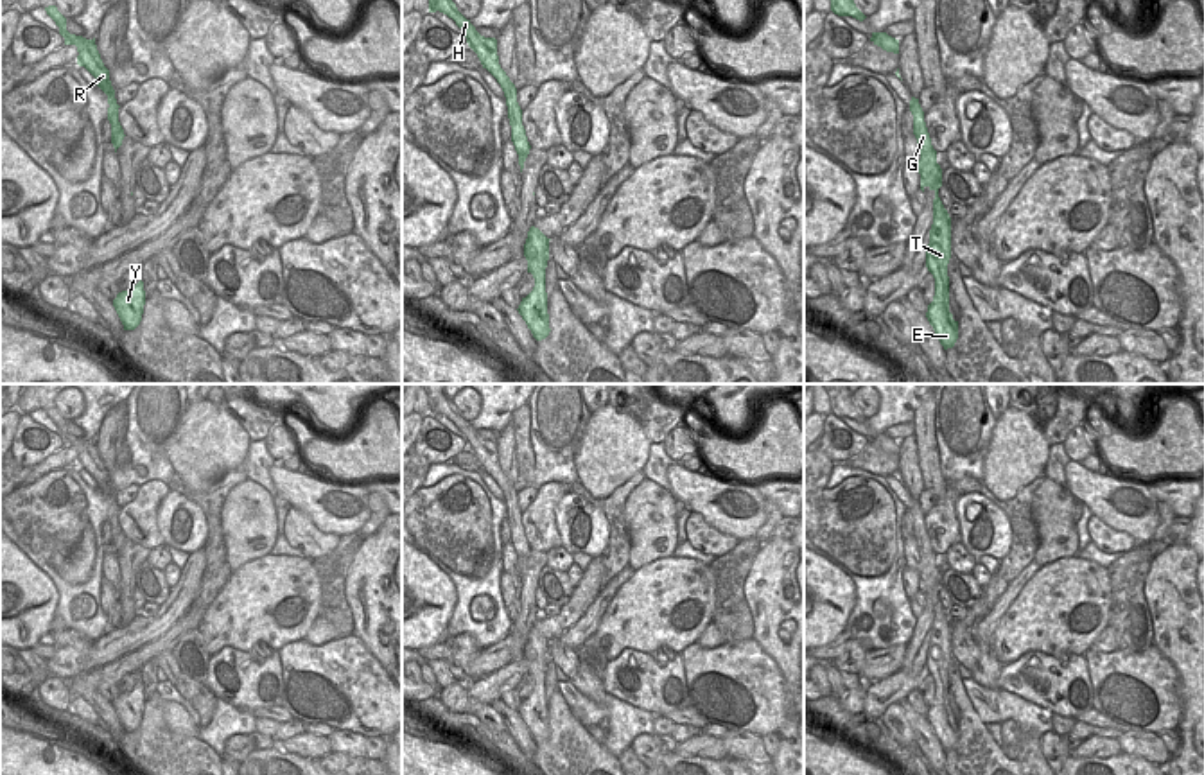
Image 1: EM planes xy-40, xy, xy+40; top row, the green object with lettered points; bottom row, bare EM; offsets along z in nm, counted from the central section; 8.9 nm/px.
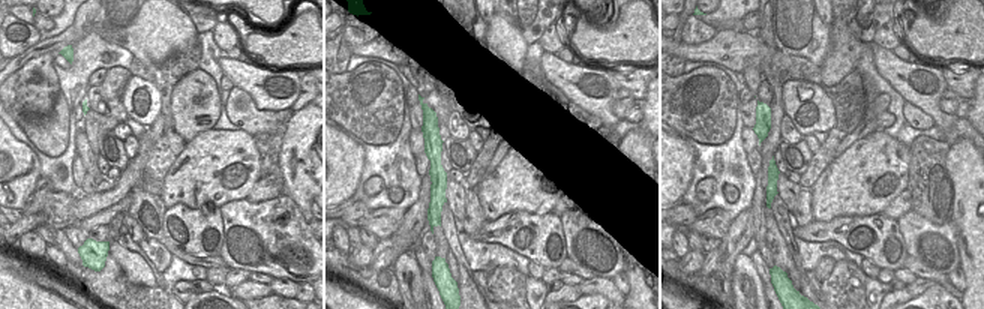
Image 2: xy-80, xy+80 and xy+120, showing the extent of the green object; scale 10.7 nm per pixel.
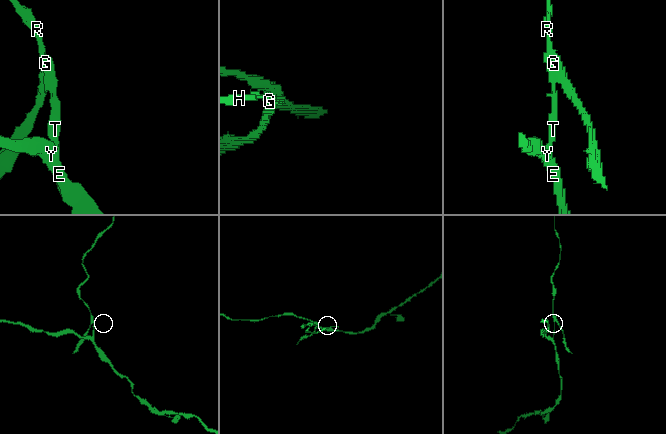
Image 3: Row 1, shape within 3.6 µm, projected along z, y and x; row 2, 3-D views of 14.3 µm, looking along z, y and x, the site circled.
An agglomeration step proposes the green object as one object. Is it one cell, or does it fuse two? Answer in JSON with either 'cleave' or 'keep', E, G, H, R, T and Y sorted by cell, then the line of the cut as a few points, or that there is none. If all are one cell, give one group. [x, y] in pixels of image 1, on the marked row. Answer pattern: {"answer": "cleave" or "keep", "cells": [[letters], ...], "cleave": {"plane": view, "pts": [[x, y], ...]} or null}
{"answer": "cleave", "cells": [["E", "Y"], ["G", "H", "R", "T"]], "cleave": {"plane": "xy+40", "pts": [[935, 282], [941, 282], [948, 291]]}}

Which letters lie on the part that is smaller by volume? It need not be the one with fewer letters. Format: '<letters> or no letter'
G, H, R, T

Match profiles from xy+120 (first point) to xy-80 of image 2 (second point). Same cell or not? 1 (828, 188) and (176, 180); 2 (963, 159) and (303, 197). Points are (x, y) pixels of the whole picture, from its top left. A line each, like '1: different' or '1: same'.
1: same
2: same

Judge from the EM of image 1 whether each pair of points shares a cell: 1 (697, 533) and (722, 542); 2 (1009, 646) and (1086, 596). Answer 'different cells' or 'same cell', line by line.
1: same cell
2: same cell

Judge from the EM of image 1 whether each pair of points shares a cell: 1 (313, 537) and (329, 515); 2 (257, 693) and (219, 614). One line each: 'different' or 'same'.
1: different
2: different

